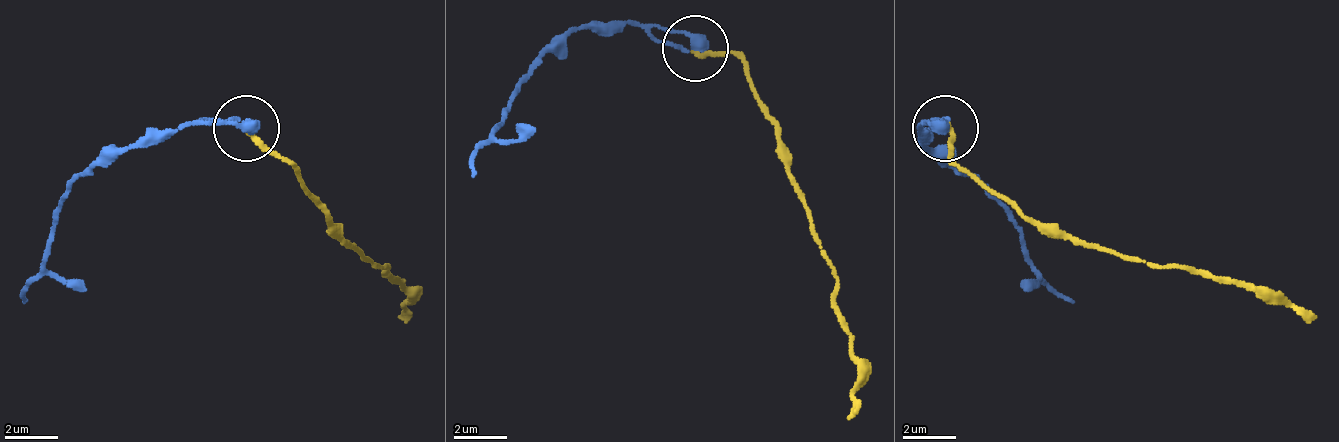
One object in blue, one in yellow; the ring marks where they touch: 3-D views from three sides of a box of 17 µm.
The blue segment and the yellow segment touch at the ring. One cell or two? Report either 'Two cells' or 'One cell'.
One cell

